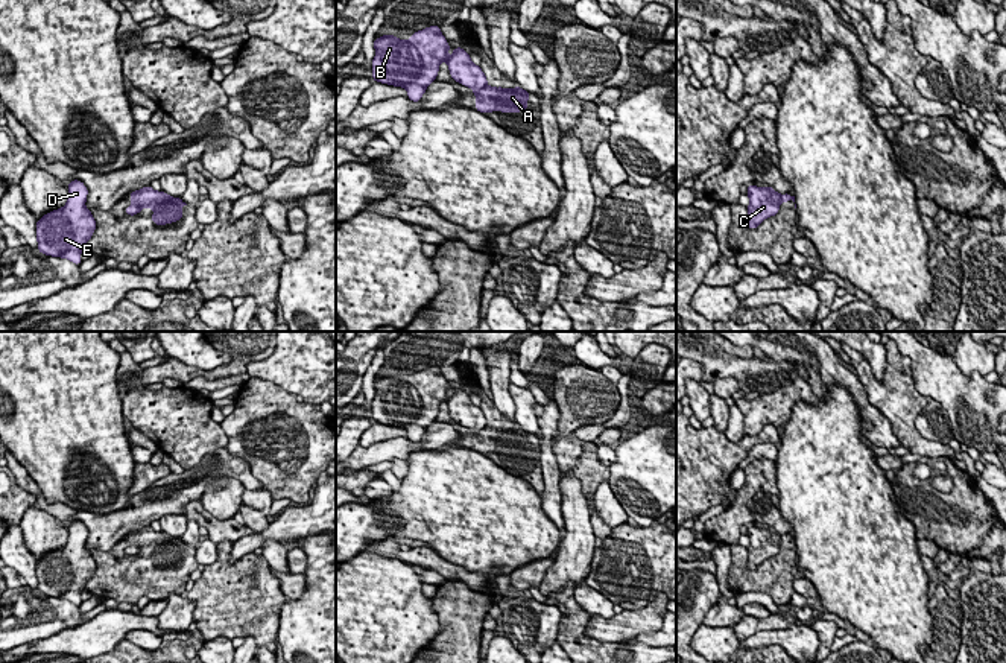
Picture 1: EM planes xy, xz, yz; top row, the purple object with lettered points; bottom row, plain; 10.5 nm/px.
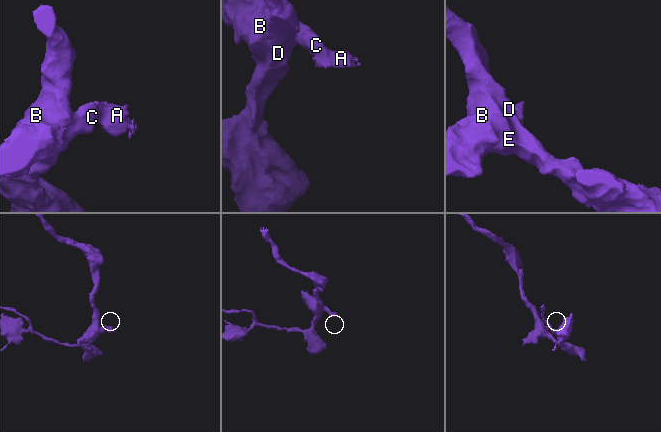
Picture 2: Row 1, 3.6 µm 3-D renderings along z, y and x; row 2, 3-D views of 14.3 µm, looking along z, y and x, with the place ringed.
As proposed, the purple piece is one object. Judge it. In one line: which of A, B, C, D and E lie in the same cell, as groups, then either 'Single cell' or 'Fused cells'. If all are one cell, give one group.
Groups: A / B C D E. Fused cells

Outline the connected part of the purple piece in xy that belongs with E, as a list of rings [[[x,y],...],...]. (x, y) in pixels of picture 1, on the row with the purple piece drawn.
[[[73,179],[67,190],[65,205],[36,220],[38,252],[81,265],[81,252],[94,234],[97,224],[91,210],[85,207],[88,196],[85,184]]]

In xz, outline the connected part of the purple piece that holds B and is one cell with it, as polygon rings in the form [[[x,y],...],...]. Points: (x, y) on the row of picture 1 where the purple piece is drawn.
[[[439,26],[418,30],[409,40],[384,33],[374,40],[374,49],[372,81],[404,88],[412,102],[422,99],[444,61],[450,76],[463,87],[480,90],[488,82],[480,65],[476,65],[462,47],[454,47],[453,55],[447,55],[451,46]]]

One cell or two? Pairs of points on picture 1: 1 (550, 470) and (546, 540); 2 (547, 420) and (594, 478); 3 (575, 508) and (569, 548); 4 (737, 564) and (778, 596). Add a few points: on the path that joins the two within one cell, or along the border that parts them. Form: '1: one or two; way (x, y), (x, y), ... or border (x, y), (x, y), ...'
1: two; border (540, 496), (543, 511), (556, 526), (561, 539)
2: two; border (556, 431), (553, 453), (559, 467)
3: one; way (575, 517), (575, 539)
4: one; way (748, 575), (752, 580), (762, 580), (768, 586)

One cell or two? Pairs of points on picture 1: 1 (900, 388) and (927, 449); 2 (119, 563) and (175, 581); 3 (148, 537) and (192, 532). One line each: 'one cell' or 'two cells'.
1: one cell
2: one cell
3: two cells

